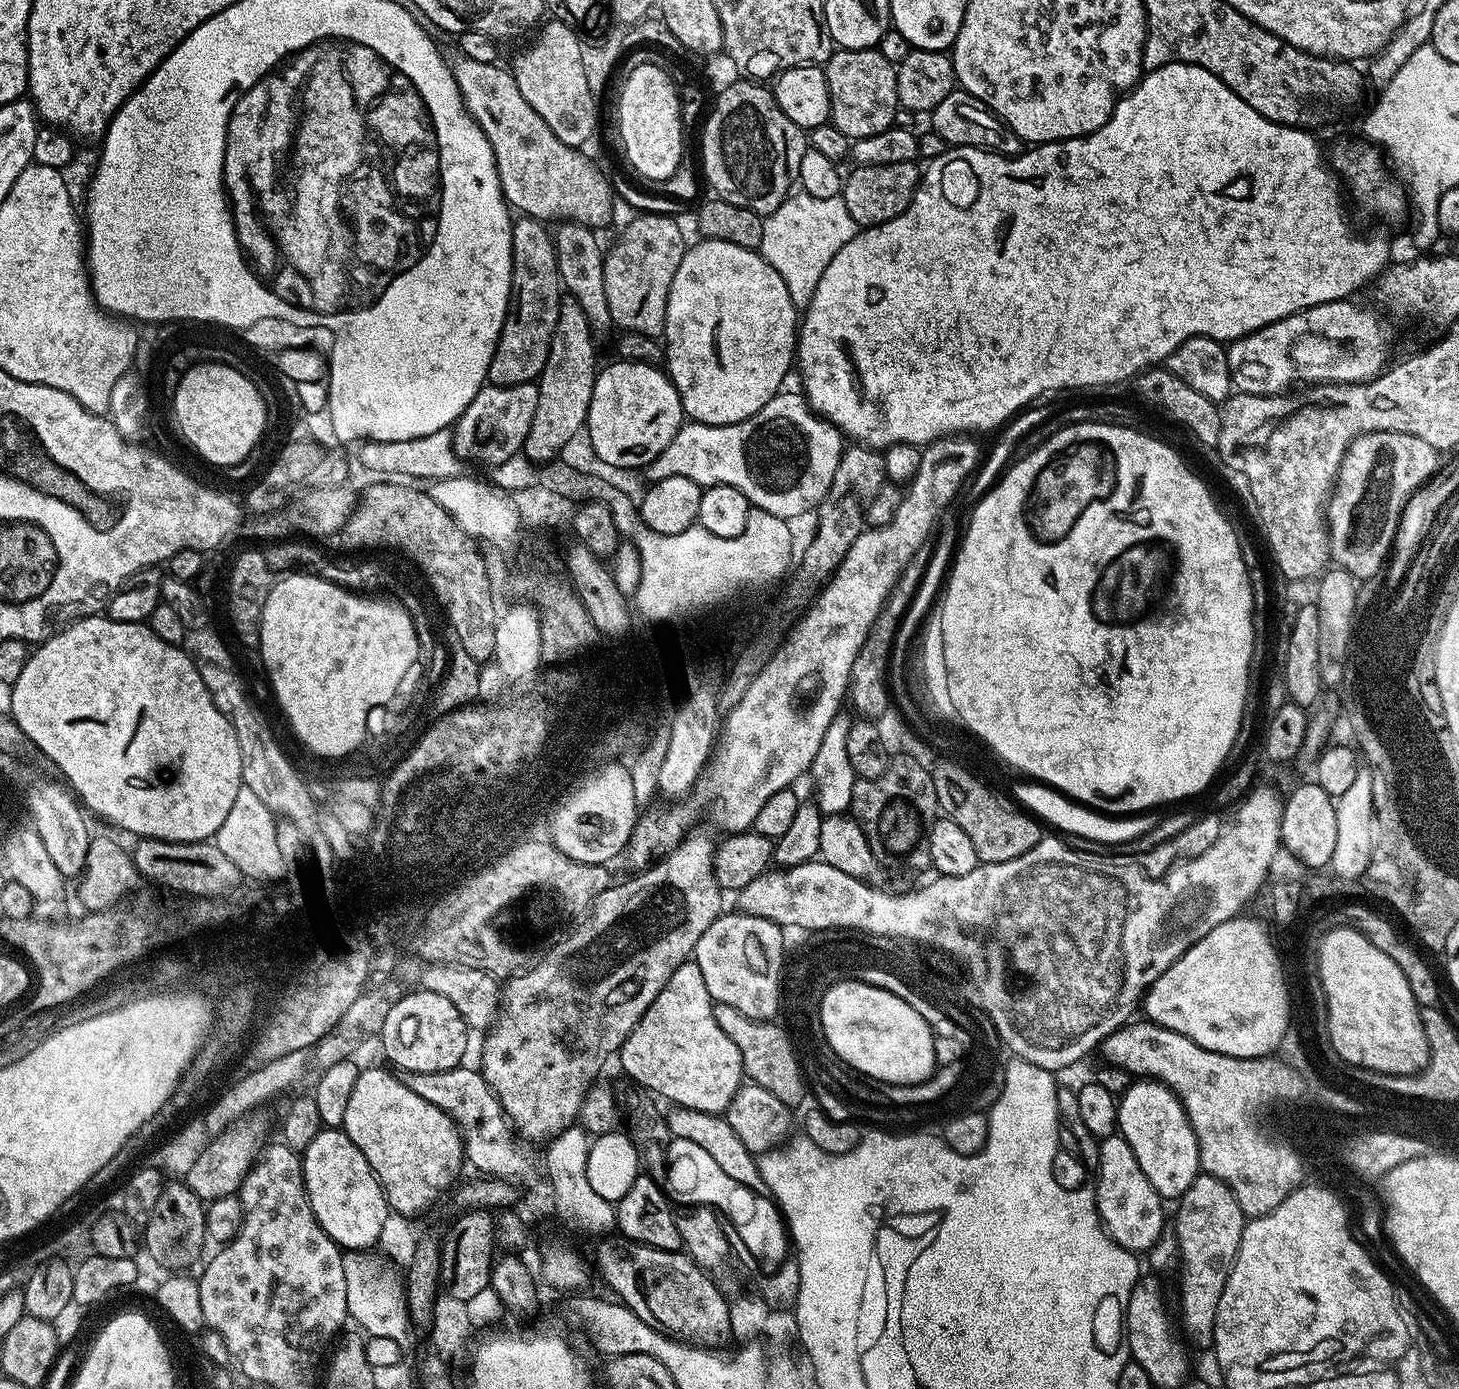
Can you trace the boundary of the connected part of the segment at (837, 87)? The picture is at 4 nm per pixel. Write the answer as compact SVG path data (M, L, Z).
M840 48L833 51L828 63L823 65L826 74L826 86L830 90L830 123L842 134L848 136L849 141L870 138L871 135L882 134L887 128L897 123L896 112L900 108L898 98L898 82L896 81L896 65L886 62L876 48Z

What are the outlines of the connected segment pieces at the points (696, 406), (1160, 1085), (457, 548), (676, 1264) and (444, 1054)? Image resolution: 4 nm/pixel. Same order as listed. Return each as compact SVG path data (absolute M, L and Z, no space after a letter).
M700 238L697 241L693 248L691 245L685 251L682 262L678 262L678 270L674 270L670 282L662 333L664 360L666 361L667 374L680 395L685 417L697 424L726 426L734 422L742 422L746 418L758 414L758 410L762 410L762 406L766 406L766 402L770 402L776 397L777 392L785 387L784 379L787 378L788 371L793 371L794 368L798 335L798 309L796 303L790 298L790 290L786 290L786 282L782 282L782 274L778 274L778 270L774 270L774 266L766 263L759 251L734 246L734 242L722 242L721 240L709 240L707 238Z
M1140 1078L1124 1089L1118 1100L1116 1123L1119 1135L1134 1150L1142 1174L1165 1201L1183 1196L1201 1175L1200 1147L1184 1103L1167 1084L1155 1078Z
M384 478L381 484L372 484L363 493L359 493L356 507L353 508L350 518L342 526L340 532L336 532L330 537L330 544L336 548L341 548L347 554L353 554L360 545L370 544L392 544L396 547L404 548L412 556L419 559L424 571L431 577L432 584L436 587L436 592L440 594L440 599L448 608L449 615L452 616L453 623L456 624L455 633L458 642L465 647L467 654L479 662L488 662L493 659L494 632L497 606L492 605L492 584L488 581L488 568L484 565L484 556L480 553L481 545L475 539L468 536L456 524L455 518L451 516L429 496L427 491L419 492L416 488L411 488L411 483L394 482Z
M615 1238L604 1240L596 1248L596 1268L602 1279L608 1283L619 1303L625 1304L638 1318L642 1318L650 1325L659 1326L665 1333L671 1334L678 1340L693 1346L724 1346L734 1332L734 1325L730 1322L728 1313L729 1301L724 1300L715 1279L709 1273L703 1272L688 1256L687 1252L671 1252L658 1250L633 1240Z
M412 990L408 992L406 996L401 998L401 1000L394 1005L390 1010L389 1014L386 1015L386 1022L383 1030L378 1035L378 1040L384 1043L384 1052L397 1064L395 1067L397 1069L403 1070L405 1072L437 1072L438 1070L450 1070L451 1068L461 1067L462 1061L460 1060L464 1056L464 1051L468 1048L468 1036L470 1036L470 1029L465 1024L462 1014L454 1008L450 1002L450 998L444 998L442 994L427 992L423 990Z

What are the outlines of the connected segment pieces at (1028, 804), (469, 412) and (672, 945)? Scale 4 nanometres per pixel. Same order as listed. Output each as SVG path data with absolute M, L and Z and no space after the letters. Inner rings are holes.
M1024 782L1016 788L1014 800L1021 809L1027 810L1035 819L1048 824L1057 833L1066 835L1077 835L1081 838L1092 839L1101 846L1113 844L1119 846L1130 843L1131 840L1138 839L1146 834L1154 825L1153 818L1148 814L1105 814L1088 807L1086 804L1078 804L1070 796L1065 796L1056 788L1051 788L1048 784L1039 782Z
M530 383L481 388L451 429L453 446L462 461L477 460L480 464L493 466L506 462L511 456L519 453L534 419L534 410L537 409L536 387L535 383Z
M689 831L673 852L663 853L655 863L632 874L629 880L624 880L621 884L619 882L613 883L606 890L602 890L602 894L598 894L598 898L594 898L591 908L588 909L583 919L571 929L573 932L569 936L567 933L535 963L525 968L523 972L511 977L503 985L499 1012L497 1012L491 1027L482 1036L484 1045L480 1048L478 1070L483 1074L490 1090L494 1090L502 1110L508 1115L508 1121L512 1123L516 1135L521 1140L547 1142L558 1134L562 1134L562 1130L573 1127L577 1123L580 1108L587 1098L588 1089L597 1083L598 1077L596 1075L599 1074L600 1067L611 1056L613 1059L619 1053L620 1048L624 1045L624 1039L632 1033L634 1026L638 1026L642 1014L646 1014L646 1010L650 1010L650 1002L654 1002L654 998L658 998L662 986L666 986L666 982L670 982L670 974L674 974L674 970L678 970L678 966L687 964L693 959L698 938L702 938L702 933L709 928L710 922L714 922L721 916L720 895L722 895L722 889L719 882L716 881L714 867L716 844L706 833L700 831Z

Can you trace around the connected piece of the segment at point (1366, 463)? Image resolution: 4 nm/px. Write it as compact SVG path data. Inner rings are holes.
M1367 432L1346 450L1342 458L1342 466L1336 475L1336 485L1328 497L1326 523L1330 533L1330 556L1339 567L1345 568L1351 576L1368 582L1371 576L1381 575L1386 561L1392 551L1392 540L1396 537L1398 522L1402 518L1403 507L1442 463L1436 448L1430 442L1422 442L1422 438L1414 438L1414 434L1398 434L1397 432Z

